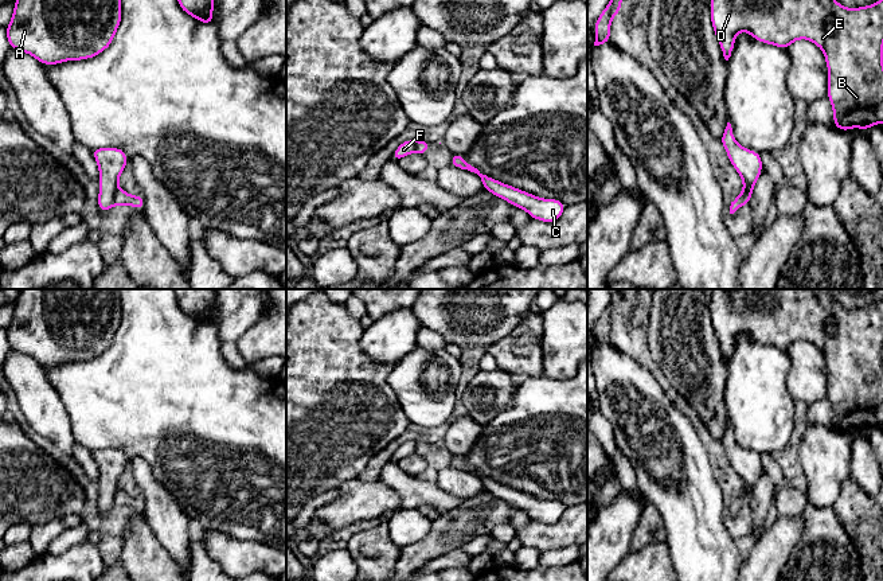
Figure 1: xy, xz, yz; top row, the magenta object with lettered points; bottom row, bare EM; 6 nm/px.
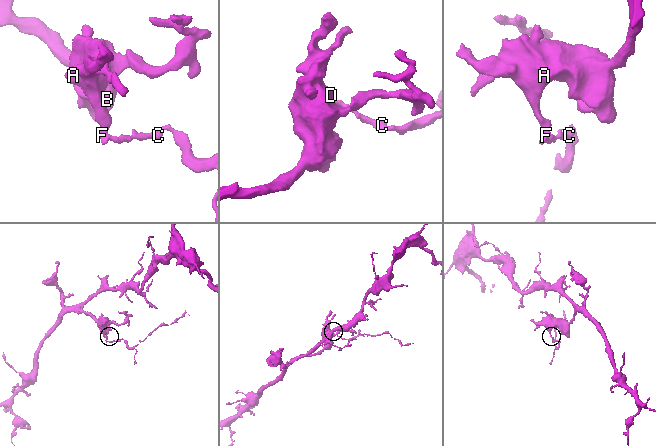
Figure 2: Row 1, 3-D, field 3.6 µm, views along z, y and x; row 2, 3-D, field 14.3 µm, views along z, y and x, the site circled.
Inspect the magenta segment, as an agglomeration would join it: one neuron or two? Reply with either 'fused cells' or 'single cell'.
fused cells

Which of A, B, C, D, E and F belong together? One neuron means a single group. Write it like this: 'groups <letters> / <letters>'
groups A B D E F / C

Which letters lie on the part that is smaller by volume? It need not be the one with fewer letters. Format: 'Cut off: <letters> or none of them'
Cut off: C

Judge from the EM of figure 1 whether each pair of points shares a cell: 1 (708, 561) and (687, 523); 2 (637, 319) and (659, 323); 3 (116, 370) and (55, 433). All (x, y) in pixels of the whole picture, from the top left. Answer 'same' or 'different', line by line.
1: same
2: different
3: different

